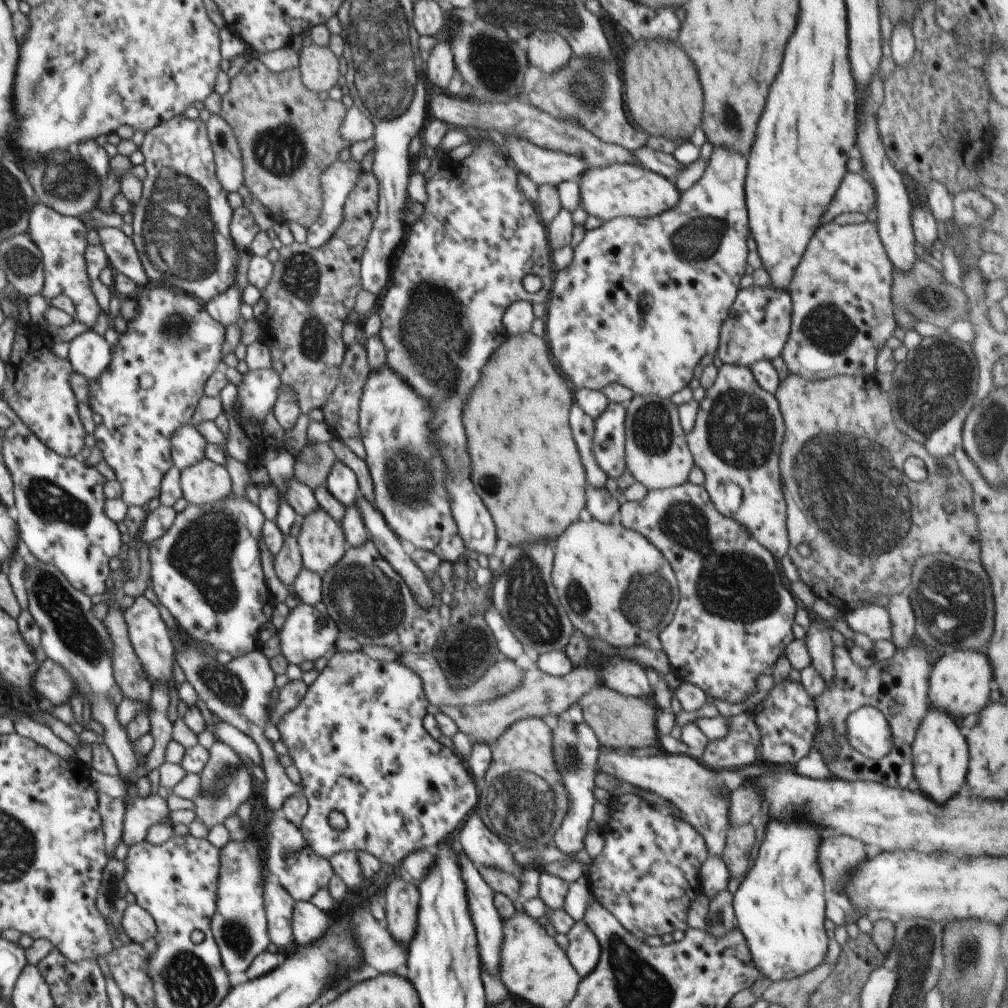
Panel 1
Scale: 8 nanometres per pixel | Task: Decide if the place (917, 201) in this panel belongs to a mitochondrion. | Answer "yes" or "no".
no

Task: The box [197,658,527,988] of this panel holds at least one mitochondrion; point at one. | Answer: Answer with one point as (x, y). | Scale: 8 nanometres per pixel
(237, 932)

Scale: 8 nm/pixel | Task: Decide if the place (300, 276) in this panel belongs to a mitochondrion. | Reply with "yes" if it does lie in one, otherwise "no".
yes

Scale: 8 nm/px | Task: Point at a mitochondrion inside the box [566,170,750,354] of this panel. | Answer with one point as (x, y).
(700, 238)

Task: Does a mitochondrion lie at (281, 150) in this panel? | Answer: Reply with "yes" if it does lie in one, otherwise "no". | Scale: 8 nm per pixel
yes

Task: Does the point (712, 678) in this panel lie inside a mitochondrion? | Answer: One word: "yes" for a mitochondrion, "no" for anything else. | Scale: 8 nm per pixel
no

